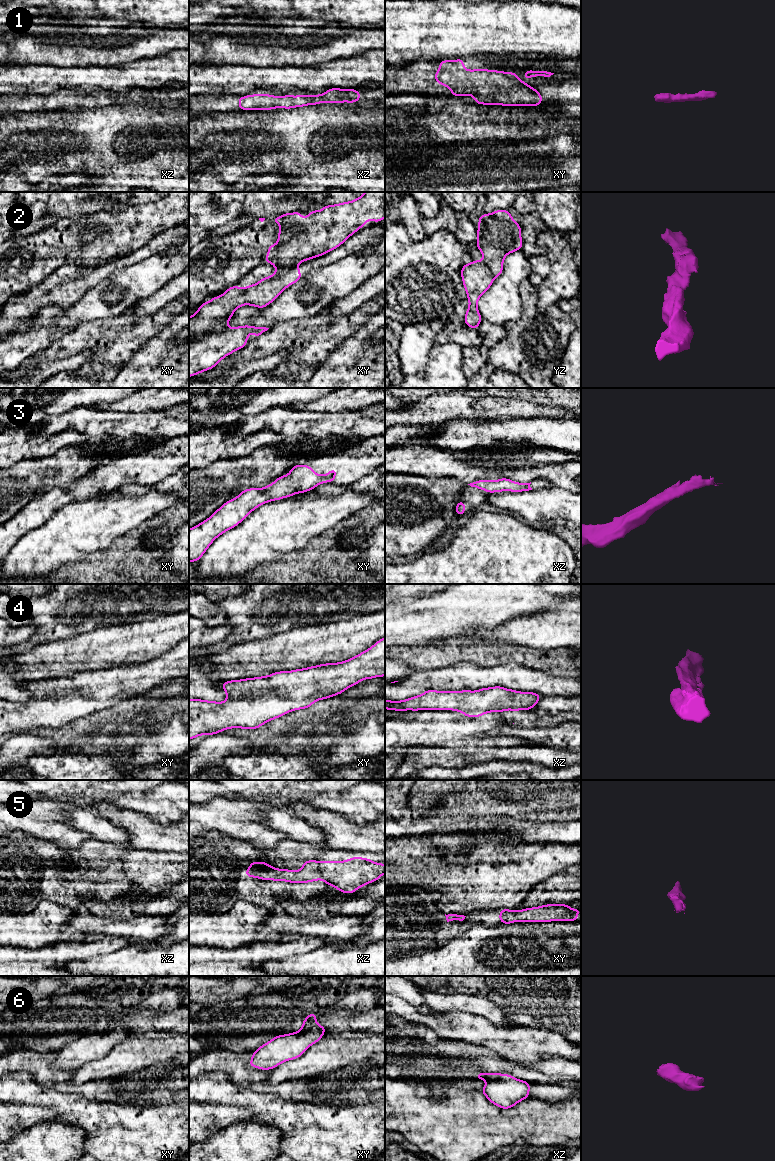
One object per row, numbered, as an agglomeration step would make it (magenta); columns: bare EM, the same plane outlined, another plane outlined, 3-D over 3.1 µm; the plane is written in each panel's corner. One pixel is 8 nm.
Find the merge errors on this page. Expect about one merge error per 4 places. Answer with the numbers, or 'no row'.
2

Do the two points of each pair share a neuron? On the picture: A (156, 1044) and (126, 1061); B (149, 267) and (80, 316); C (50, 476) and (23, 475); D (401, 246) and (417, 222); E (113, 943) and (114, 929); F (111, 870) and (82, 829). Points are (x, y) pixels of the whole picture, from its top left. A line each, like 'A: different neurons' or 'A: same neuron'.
A: same neuron
B: same neuron
C: same neuron
D: different neurons
E: different neurons
F: different neurons

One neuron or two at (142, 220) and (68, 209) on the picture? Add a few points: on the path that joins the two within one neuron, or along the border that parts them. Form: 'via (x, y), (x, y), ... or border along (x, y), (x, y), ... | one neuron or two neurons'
border along (96, 212), (90, 212), (83, 216) | two neurons

